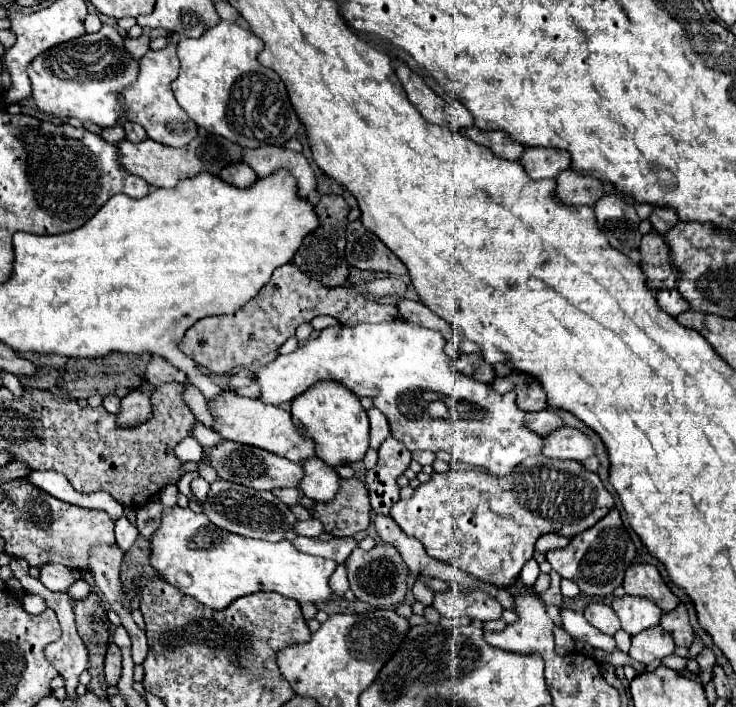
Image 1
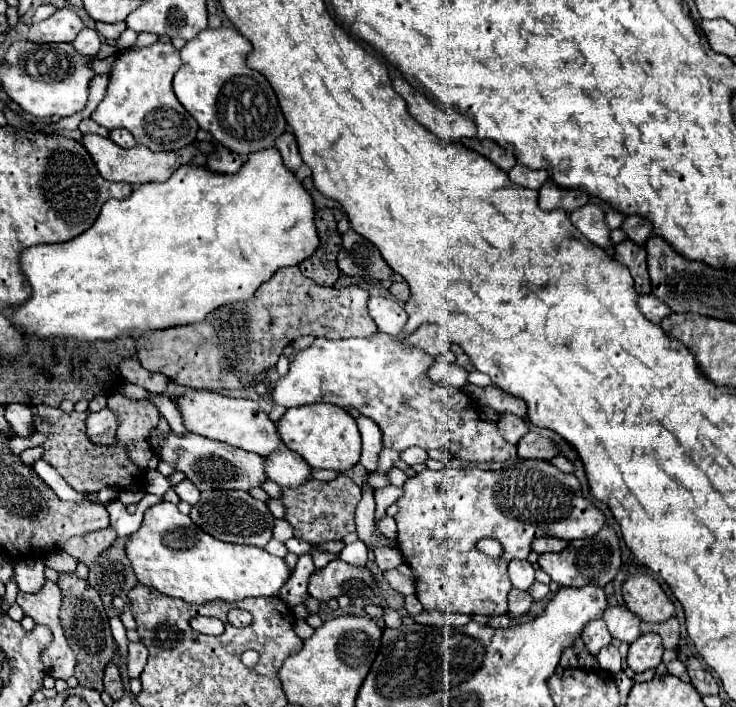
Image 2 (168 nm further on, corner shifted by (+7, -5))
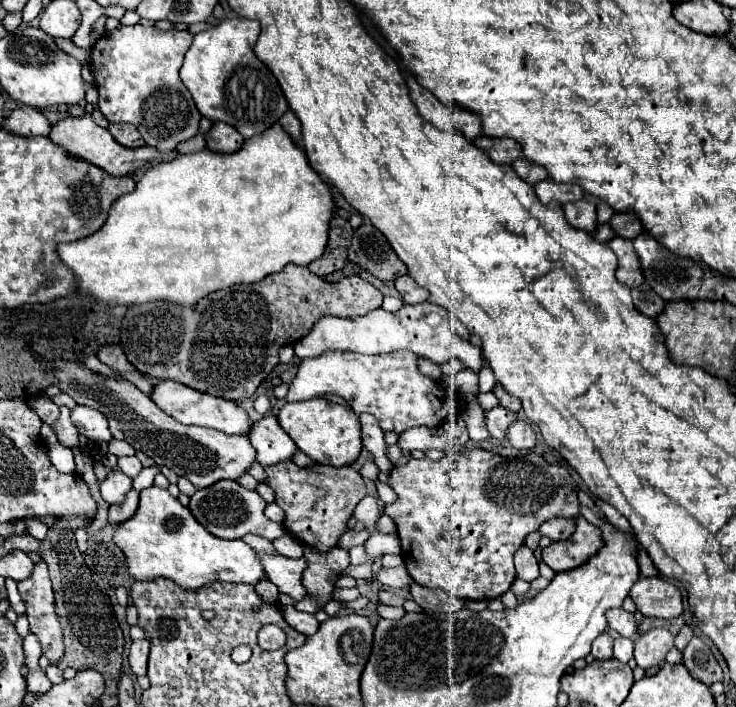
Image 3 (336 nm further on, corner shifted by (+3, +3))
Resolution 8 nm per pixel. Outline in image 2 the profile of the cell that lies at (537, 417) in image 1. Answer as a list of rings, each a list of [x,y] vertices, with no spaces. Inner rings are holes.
[[[500,415],[500,433],[504,435],[504,439],[508,439],[508,443],[518,443],[528,431],[528,423],[522,417],[514,417],[514,415]]]

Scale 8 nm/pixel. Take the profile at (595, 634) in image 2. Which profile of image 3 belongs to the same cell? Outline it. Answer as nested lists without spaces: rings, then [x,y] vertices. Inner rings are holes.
[[[604,631],[596,637],[596,641],[592,643],[592,657],[596,661],[608,661],[614,657],[614,651],[612,651],[612,645],[614,645],[614,639]]]

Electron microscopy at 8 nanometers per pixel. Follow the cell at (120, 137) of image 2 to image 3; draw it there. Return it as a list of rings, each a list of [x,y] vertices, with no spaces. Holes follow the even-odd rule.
[[[118,123],[118,125],[110,125],[108,127],[110,135],[124,147],[130,147],[130,149],[136,149],[136,147],[142,147],[146,145],[142,135],[138,133],[138,129],[134,125],[128,125],[128,123]]]

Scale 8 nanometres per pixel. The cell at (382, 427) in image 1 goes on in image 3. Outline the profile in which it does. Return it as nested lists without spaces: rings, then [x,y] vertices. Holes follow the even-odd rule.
[[[362,413],[360,415],[360,425],[362,425],[362,443],[364,447],[374,455],[374,463],[378,465],[380,471],[390,473],[392,463],[386,457],[386,441],[384,441],[384,431],[380,429],[376,417]]]

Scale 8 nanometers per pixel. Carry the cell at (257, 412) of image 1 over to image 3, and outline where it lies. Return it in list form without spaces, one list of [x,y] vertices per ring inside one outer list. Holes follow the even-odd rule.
[[[164,381],[164,383],[156,383],[152,387],[152,393],[148,395],[156,407],[160,407],[162,411],[166,411],[170,417],[174,417],[176,421],[180,421],[182,425],[200,425],[200,427],[212,427],[218,429],[226,435],[238,435],[238,433],[248,433],[252,429],[252,421],[246,415],[246,411],[232,403],[232,401],[224,401],[224,399],[216,399],[212,395],[204,395],[196,389],[190,389],[182,383],[176,381]]]

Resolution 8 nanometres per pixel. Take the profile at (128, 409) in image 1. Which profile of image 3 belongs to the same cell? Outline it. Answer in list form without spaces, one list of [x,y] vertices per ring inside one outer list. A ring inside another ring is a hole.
[[[76,405],[70,413],[74,427],[78,429],[78,433],[86,435],[88,439],[100,443],[100,441],[110,441],[110,431],[108,431],[108,421],[104,419],[104,415],[96,409],[90,407],[82,407]]]

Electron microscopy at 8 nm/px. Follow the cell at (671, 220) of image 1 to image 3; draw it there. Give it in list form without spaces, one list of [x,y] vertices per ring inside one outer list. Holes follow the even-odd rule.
[[[614,213],[614,217],[610,219],[610,227],[618,237],[624,239],[636,239],[642,233],[640,219],[636,219],[634,213]]]

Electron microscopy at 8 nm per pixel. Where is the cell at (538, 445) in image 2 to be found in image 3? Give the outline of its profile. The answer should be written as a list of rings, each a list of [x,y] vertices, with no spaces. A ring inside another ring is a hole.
[[[520,419],[510,423],[510,427],[506,431],[506,439],[510,441],[512,447],[524,449],[524,451],[530,451],[536,445],[536,435],[534,435],[532,425],[528,421],[520,421]]]

